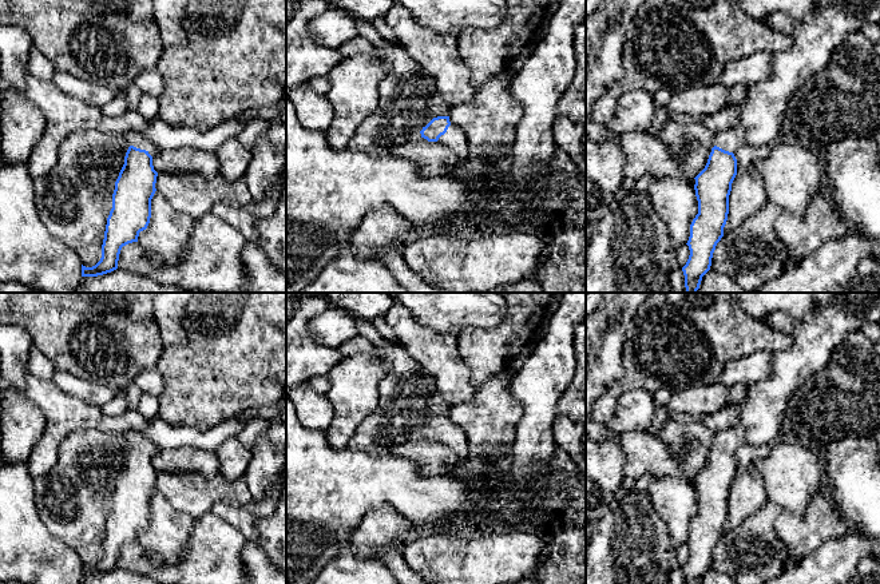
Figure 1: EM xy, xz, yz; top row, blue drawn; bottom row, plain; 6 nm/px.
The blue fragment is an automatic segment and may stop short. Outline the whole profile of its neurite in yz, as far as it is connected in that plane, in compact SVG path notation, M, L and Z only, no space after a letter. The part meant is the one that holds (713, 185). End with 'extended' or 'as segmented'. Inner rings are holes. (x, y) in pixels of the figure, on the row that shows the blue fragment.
M833 0L829 5L816 4L809 21L794 20L792 28L793 45L788 51L772 55L770 74L765 80L749 86L749 96L740 103L738 126L718 131L714 147L705 168L694 178L698 214L690 225L687 246L689 259L682 267L686 293L697 293L702 277L710 270L713 253L724 237L729 214L729 195L737 175L734 152L745 146L772 146L782 134L788 103L809 79L821 71L833 52L845 41L849 33L860 31L864 23L880 24L880 0Z; extended

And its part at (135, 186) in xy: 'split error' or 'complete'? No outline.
split error

